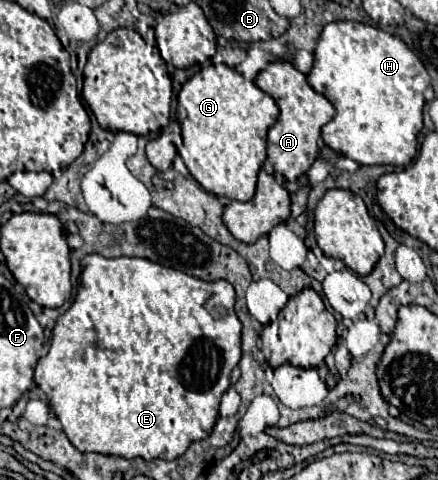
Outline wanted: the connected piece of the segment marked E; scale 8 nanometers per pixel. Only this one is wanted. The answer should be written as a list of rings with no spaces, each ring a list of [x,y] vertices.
[[[88,254],[82,258],[82,278],[76,292],[74,304],[56,320],[54,336],[50,350],[44,358],[38,360],[34,382],[38,388],[46,394],[50,406],[54,408],[58,420],[64,426],[64,432],[68,440],[80,450],[80,452],[98,452],[98,454],[114,454],[122,458],[144,458],[144,460],[176,460],[182,456],[188,446],[196,440],[208,438],[208,434],[214,428],[214,422],[218,418],[218,404],[222,394],[230,388],[230,374],[238,366],[242,358],[242,346],[240,346],[240,320],[234,312],[234,288],[226,280],[206,282],[194,276],[188,276],[180,270],[172,270],[168,266],[150,262],[146,258],[104,258],[100,254]]]

